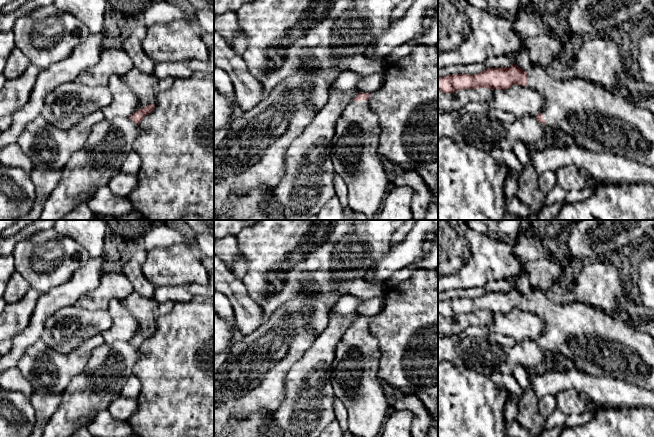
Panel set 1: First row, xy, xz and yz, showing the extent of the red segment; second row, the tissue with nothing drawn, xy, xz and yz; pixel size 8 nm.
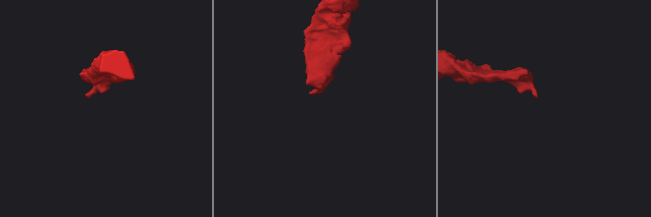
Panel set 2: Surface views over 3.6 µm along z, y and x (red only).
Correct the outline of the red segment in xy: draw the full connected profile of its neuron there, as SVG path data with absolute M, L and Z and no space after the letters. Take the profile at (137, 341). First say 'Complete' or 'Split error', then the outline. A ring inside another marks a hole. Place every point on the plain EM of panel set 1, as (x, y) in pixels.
Split error. M133 292L121 302L138 322L138 335L129 342L139 349L143 342L155 332L156 318L154 311L159 303L154 298L144 297L136 292Z

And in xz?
Split error. M359 317L345 330L344 335L336 347L331 371L331 385L336 400L339 400L344 405L348 413L348 430L356 437L378 437L387 416L391 412L391 405L380 384L378 374L381 353L378 340L368 327L370 319L370 317Z

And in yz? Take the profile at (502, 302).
Split error. M517 289L490 292L477 298L453 298L438 301L438 315L454 317L463 313L502 313L512 309L527 310L544 322L544 331L537 344L570 359L584 373L625 381L639 388L654 391L654 338L623 322L616 316L581 302L554 303L543 292L524 294Z

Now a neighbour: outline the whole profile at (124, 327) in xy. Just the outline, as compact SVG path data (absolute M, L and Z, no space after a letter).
M112 299L107 311L112 319L112 324L101 333L104 343L113 344L117 341L130 341L138 335L138 322L121 301Z

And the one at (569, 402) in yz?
M576 389L563 390L555 396L557 409L565 415L580 414L594 408L592 404L588 404L580 397L580 392Z

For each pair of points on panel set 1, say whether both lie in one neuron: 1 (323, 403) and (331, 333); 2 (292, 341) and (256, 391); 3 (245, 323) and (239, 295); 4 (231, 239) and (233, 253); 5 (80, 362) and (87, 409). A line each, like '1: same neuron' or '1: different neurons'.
1: same neuron
2: same neuron
3: same neuron
4: same neuron
5: different neurons

